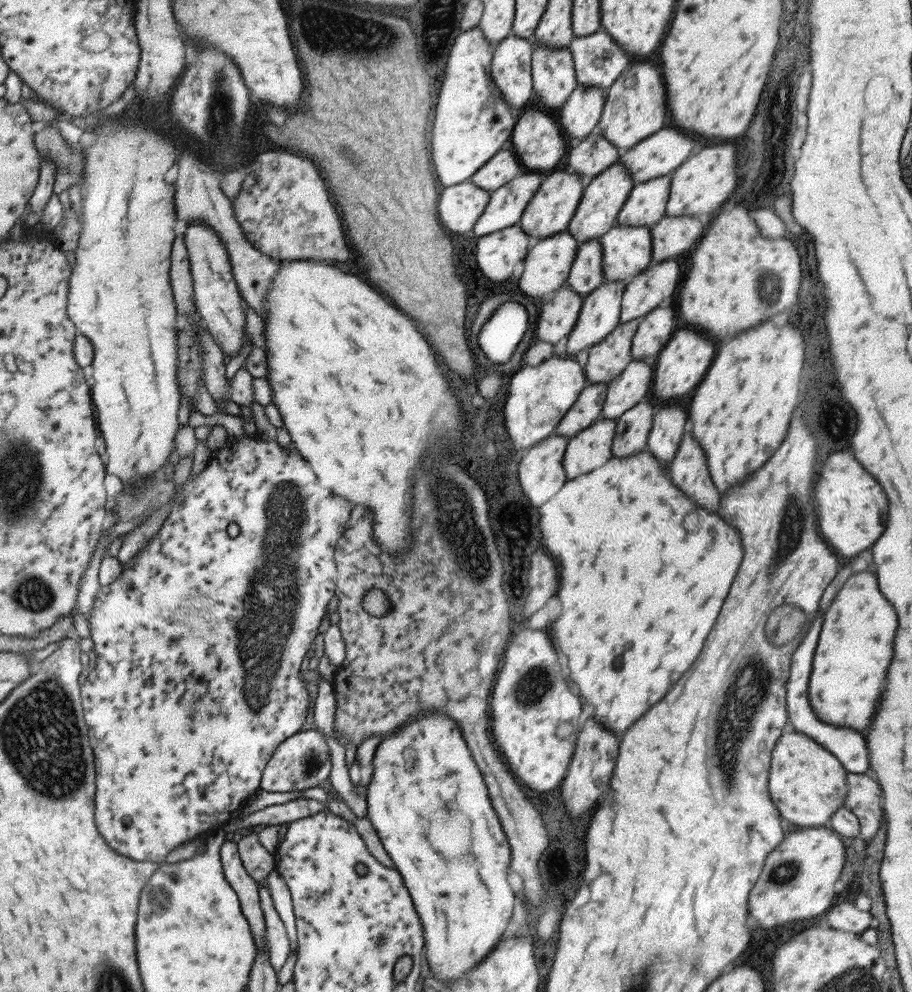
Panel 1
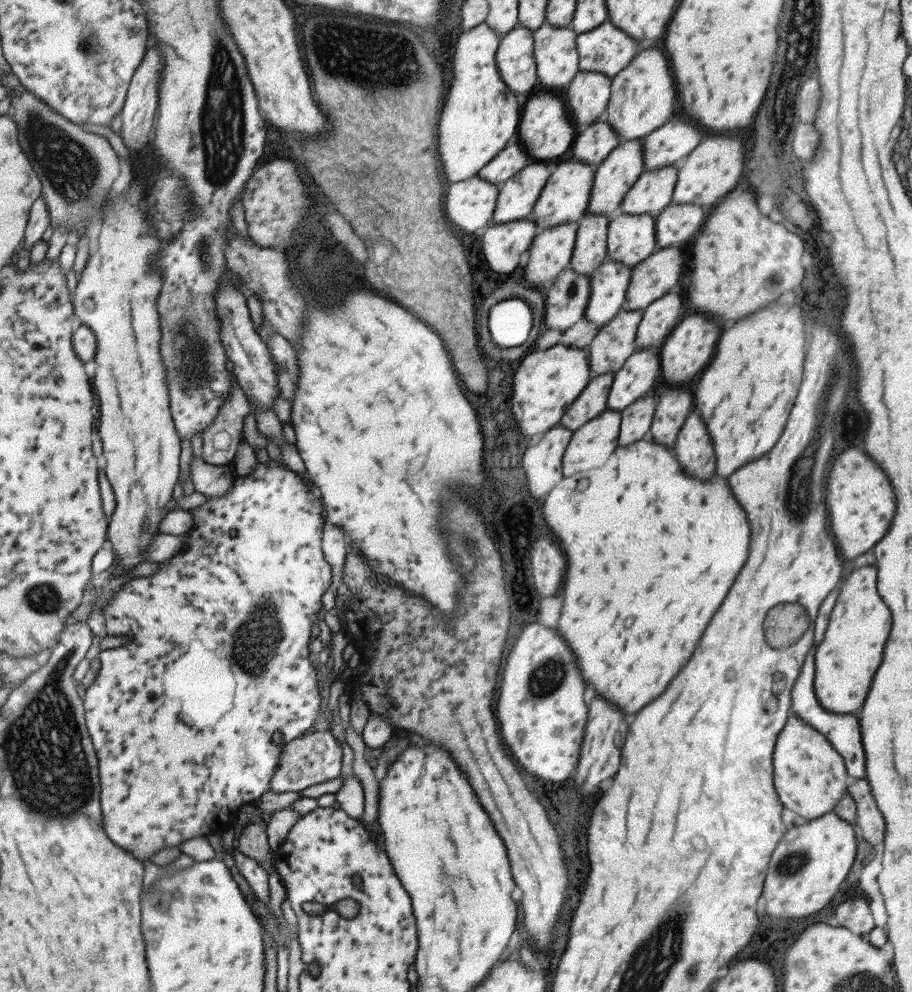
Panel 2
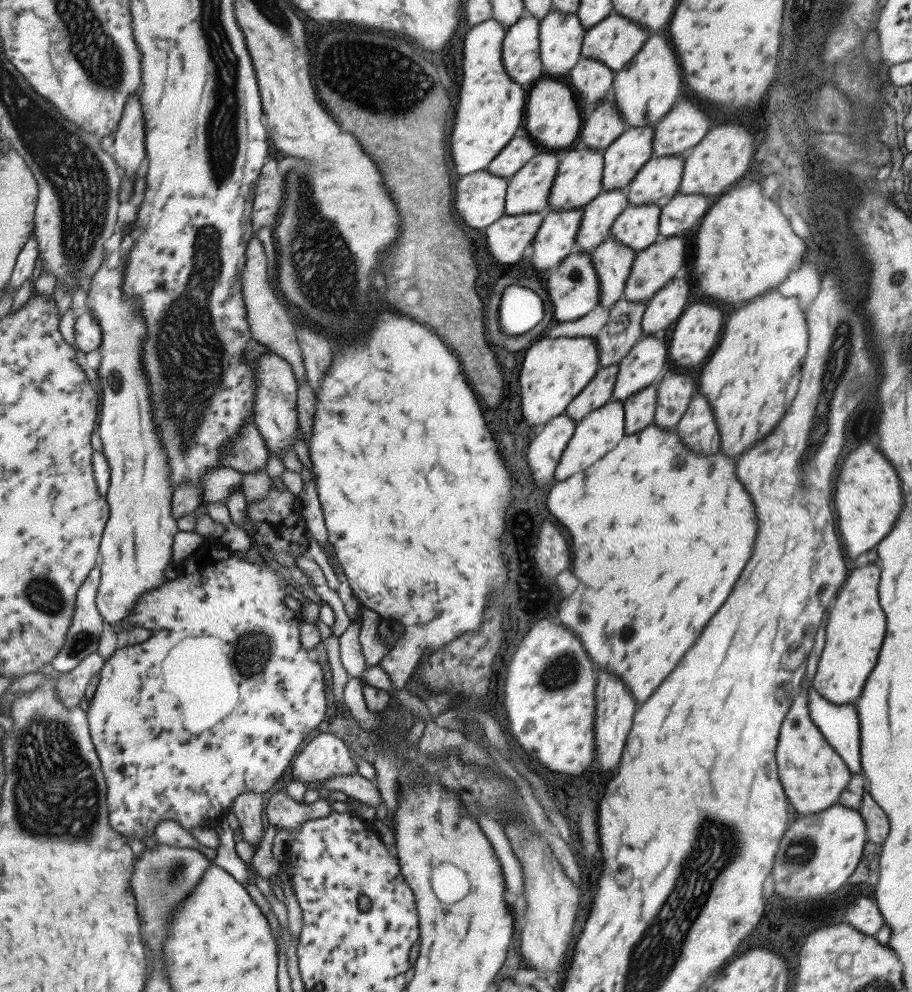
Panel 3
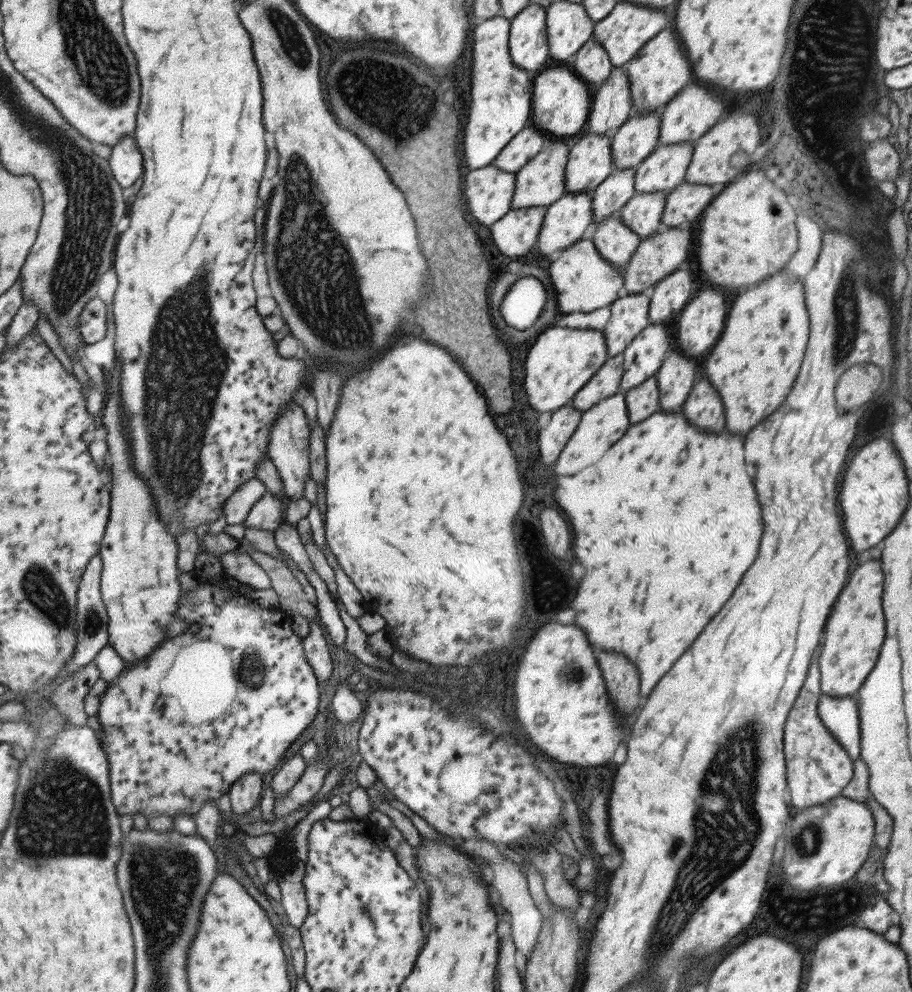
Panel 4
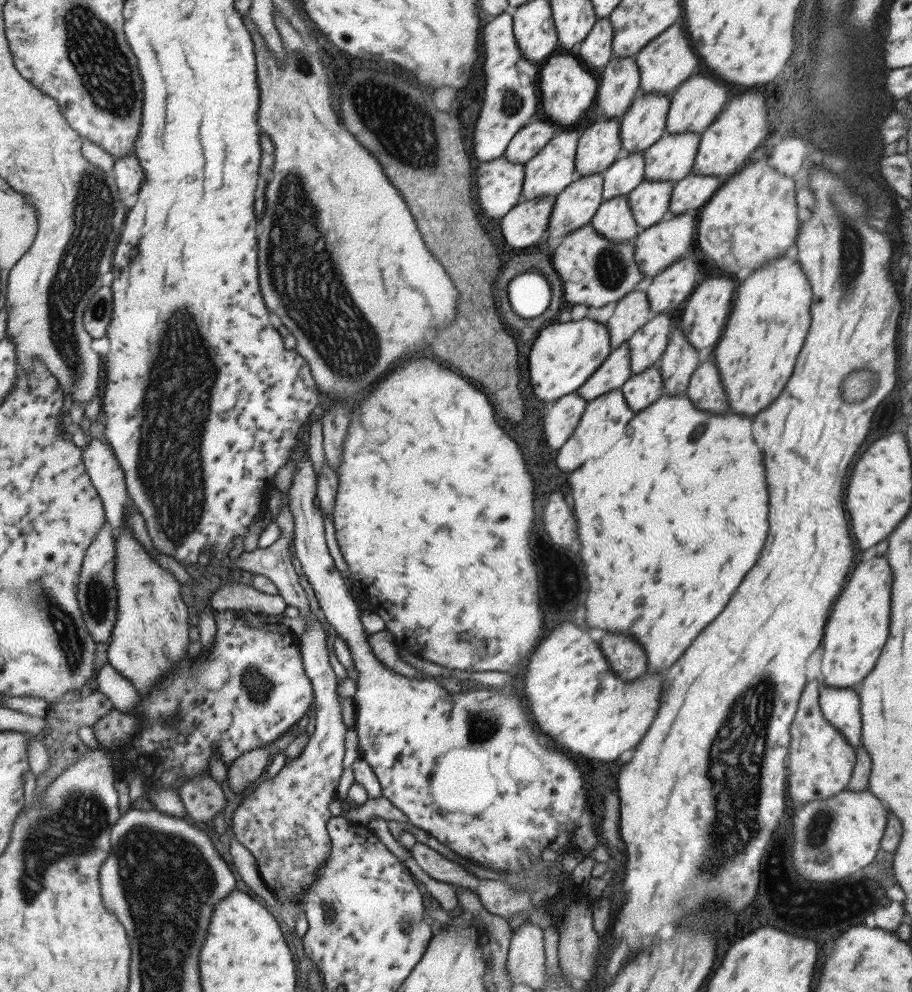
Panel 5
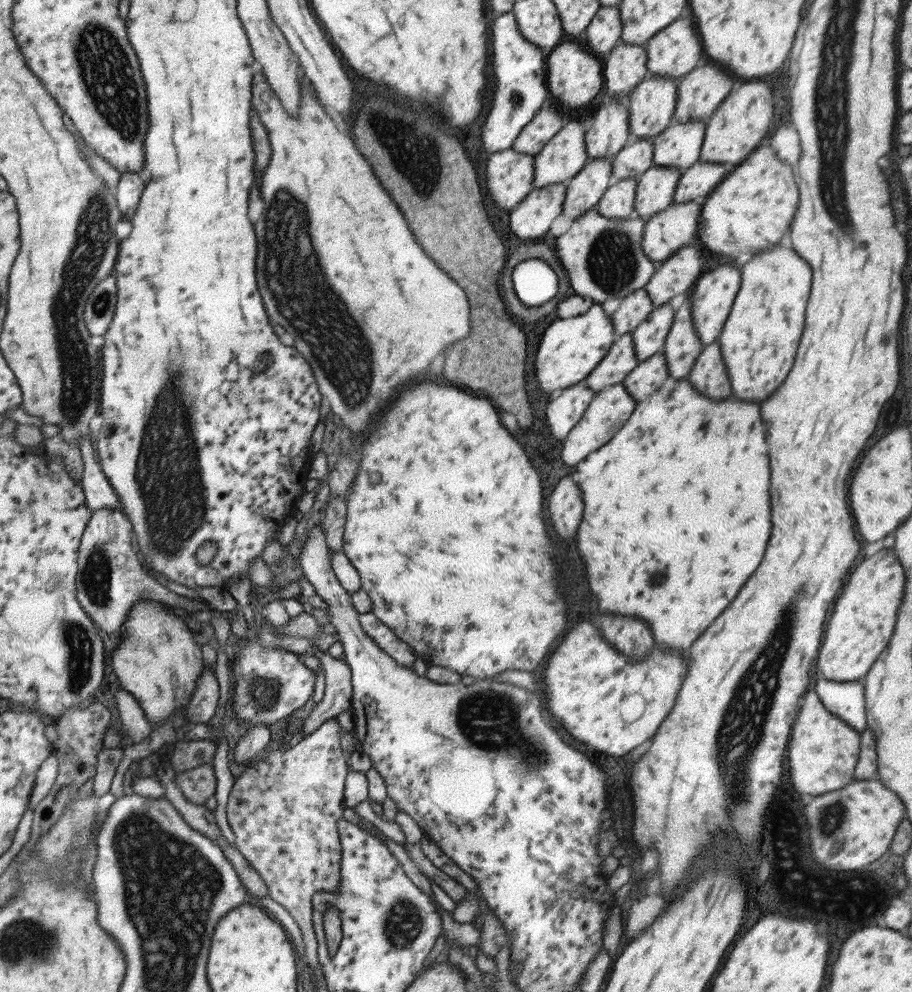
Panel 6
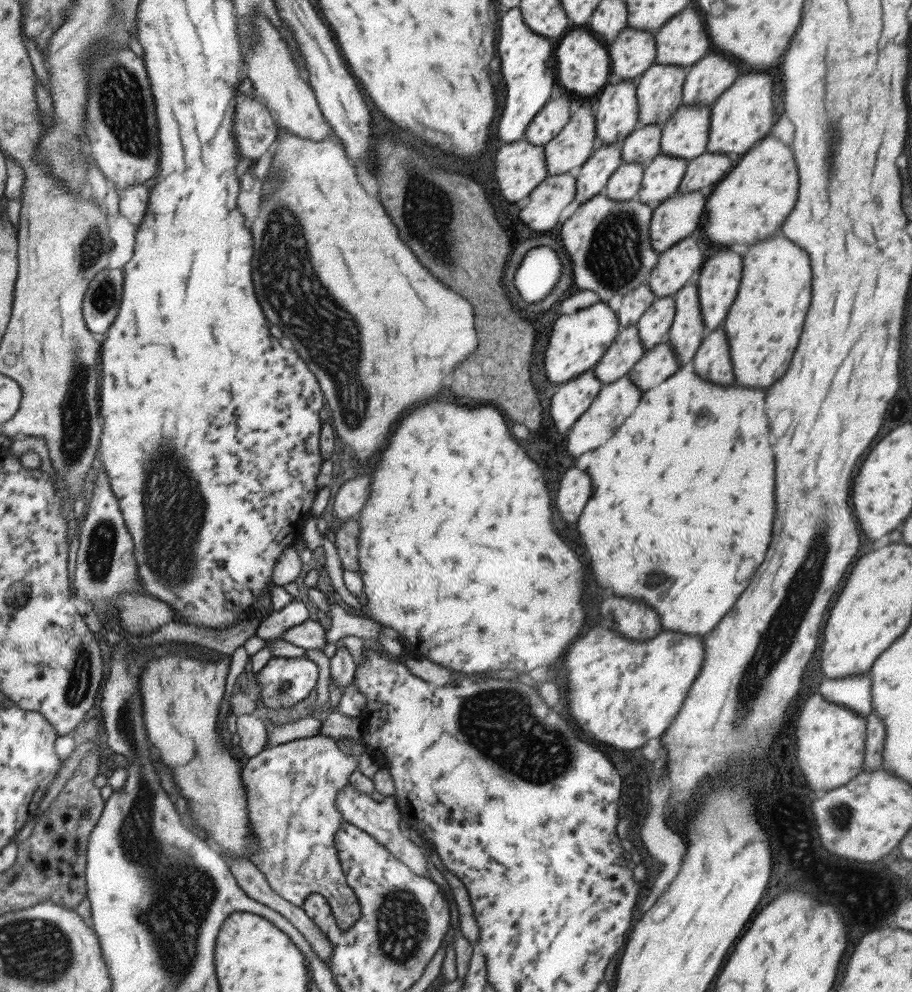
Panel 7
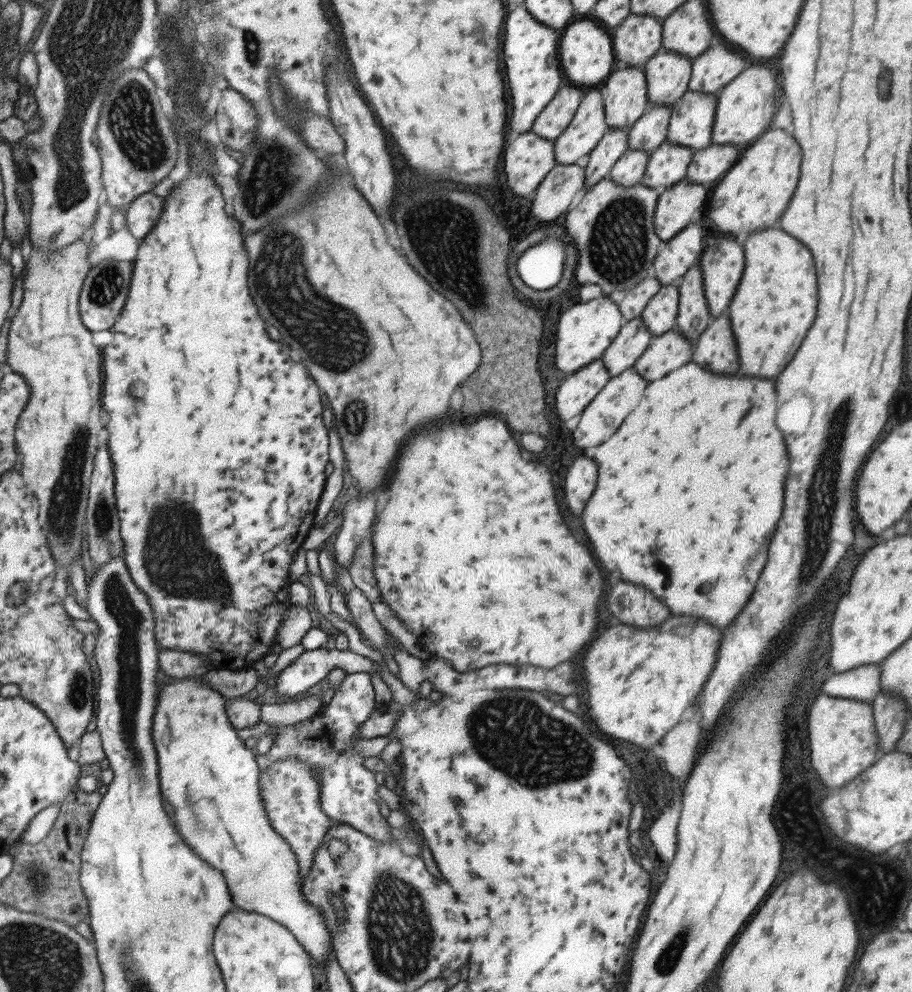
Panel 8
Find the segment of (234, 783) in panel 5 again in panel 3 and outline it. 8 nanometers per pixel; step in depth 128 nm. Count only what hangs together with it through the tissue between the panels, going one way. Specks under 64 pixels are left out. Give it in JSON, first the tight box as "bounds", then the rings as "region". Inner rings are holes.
{"bounds":[229,792,266,847],"region":[[[244,792],[230,804],[229,810],[239,822],[242,840],[255,847],[262,839],[266,826],[261,813],[264,810],[261,794]]]}

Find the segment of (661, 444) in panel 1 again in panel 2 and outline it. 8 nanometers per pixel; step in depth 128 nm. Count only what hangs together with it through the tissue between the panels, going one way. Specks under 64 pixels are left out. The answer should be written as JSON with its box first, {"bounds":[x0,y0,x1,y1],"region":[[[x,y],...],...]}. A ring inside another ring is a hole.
{"bounds":[648,385,693,448],"region":[[[674,385],[660,391],[654,406],[648,436],[665,448],[673,448],[679,429],[693,409],[691,396],[685,390],[679,390],[681,386]]]}

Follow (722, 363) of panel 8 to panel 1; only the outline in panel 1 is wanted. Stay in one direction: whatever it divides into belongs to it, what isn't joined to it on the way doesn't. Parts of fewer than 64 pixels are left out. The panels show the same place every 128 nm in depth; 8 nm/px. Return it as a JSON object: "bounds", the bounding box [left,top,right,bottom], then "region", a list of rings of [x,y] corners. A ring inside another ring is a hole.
{"bounds":[668,426,721,512],"region":[[[688,426],[668,466],[671,484],[677,486],[693,504],[707,512],[718,510],[721,496],[710,479],[702,448],[691,438]]]}

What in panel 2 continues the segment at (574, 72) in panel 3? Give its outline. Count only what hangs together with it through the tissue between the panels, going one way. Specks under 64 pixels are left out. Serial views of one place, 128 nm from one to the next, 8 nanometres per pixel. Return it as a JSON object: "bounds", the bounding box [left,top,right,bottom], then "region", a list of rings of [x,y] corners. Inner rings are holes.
{"bounds":[562,71,610,129],"region":[[[578,71],[562,93],[571,121],[582,129],[602,118],[610,95],[610,78],[600,72]]]}

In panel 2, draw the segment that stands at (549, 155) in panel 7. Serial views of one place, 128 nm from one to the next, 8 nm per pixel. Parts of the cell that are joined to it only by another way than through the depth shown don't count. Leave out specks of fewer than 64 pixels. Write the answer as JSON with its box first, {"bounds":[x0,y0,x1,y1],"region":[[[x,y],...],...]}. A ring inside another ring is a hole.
{"bounds":[490,161,549,224],"region":[[[531,161],[498,187],[490,224],[525,219],[549,176],[545,161]]]}

